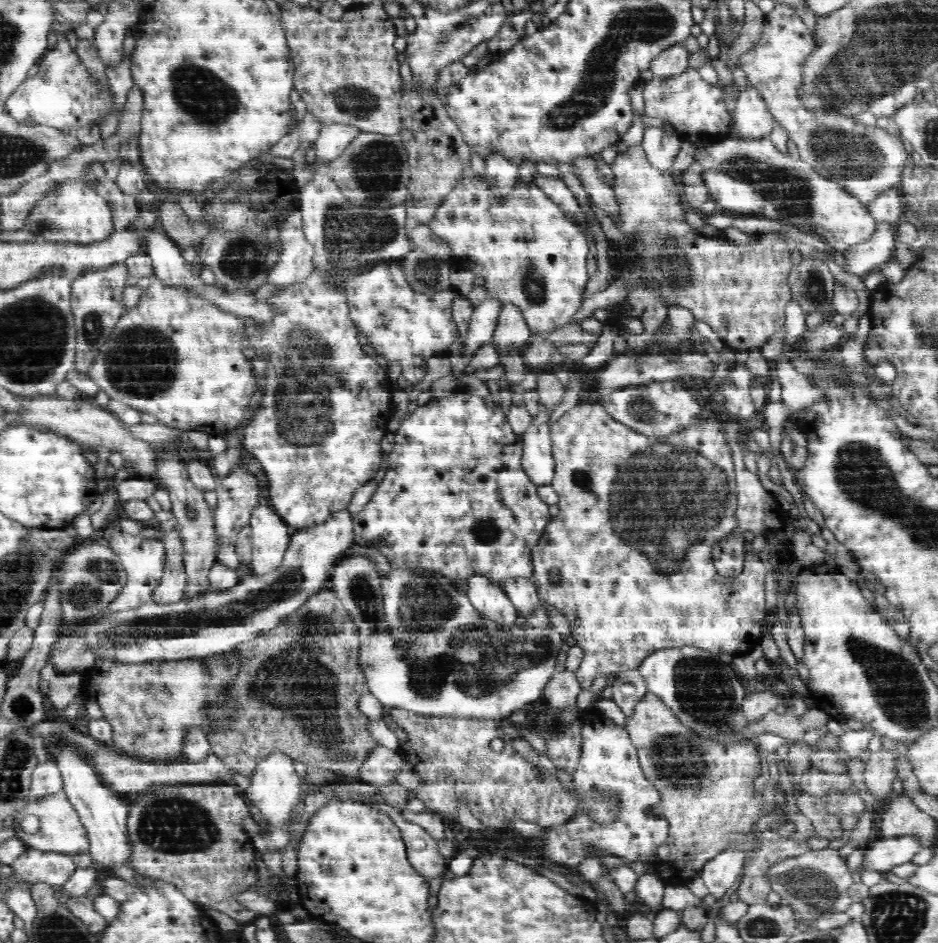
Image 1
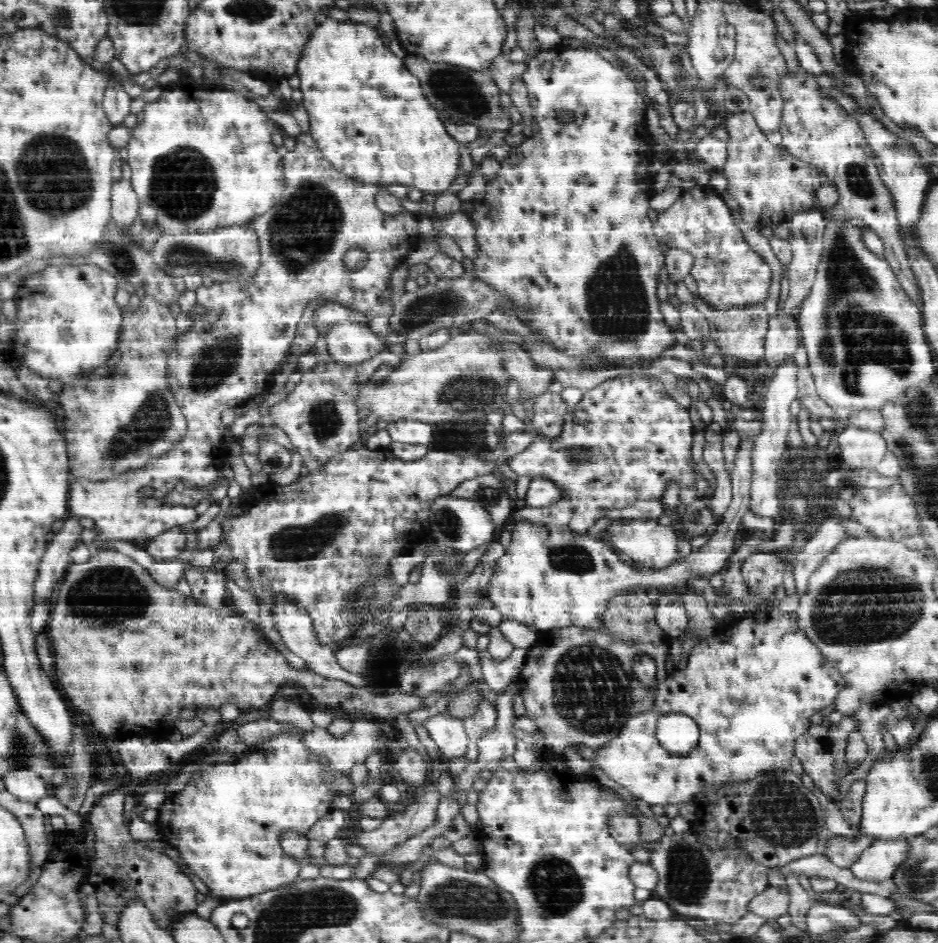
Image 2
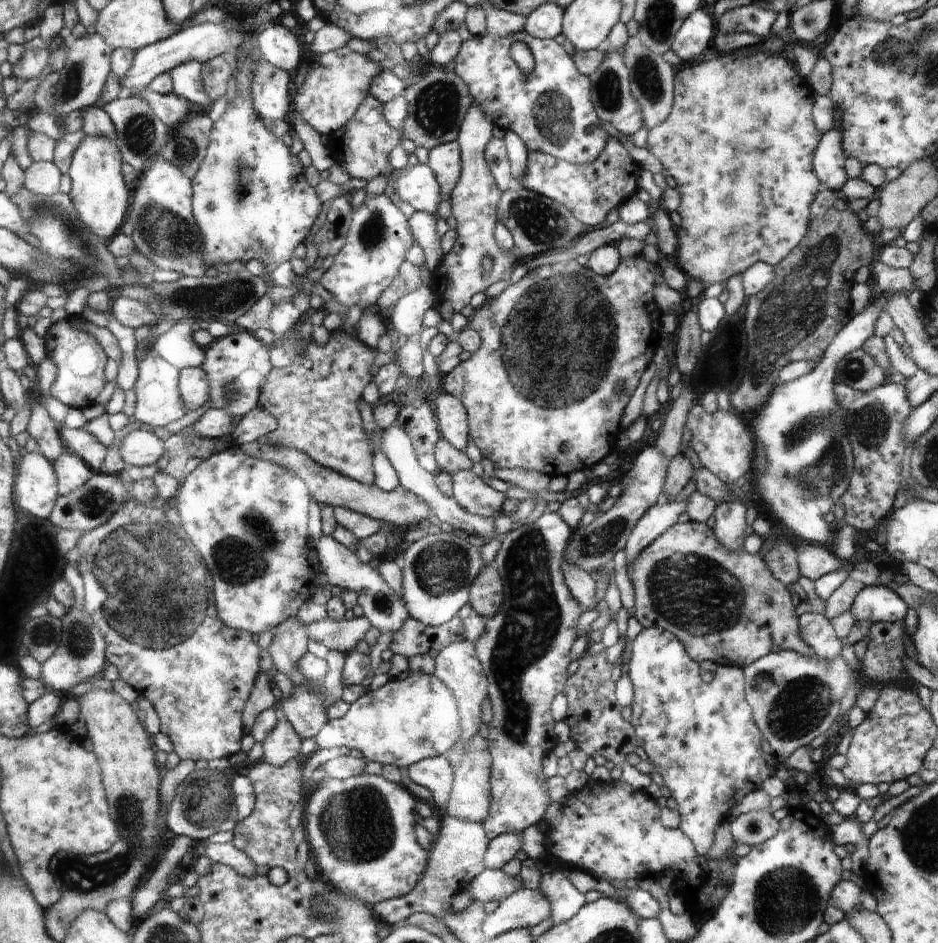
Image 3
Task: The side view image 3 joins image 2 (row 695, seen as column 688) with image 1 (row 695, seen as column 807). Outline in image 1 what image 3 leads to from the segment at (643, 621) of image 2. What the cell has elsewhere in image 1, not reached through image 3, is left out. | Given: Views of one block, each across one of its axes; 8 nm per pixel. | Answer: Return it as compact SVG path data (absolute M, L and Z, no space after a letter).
M648 691L635 706L632 717L628 719L630 725L630 739L637 749L640 767L644 775L651 781L661 796L657 806L664 818L669 820L669 835L663 846L658 848L656 856L656 876L665 885L687 885L692 879L701 874L704 864L713 859L716 854L733 845L746 849L745 874L742 884L737 889L740 900L749 905L764 904L768 894L772 892L768 883L769 868L781 860L803 855L810 852L811 848L804 837L793 833L791 837L784 838L777 831L764 830L755 832L753 827L764 816L764 801L762 795L757 795L753 787L754 778L762 774L760 769L760 755L755 746L748 741L745 743L715 743L707 742L698 737L692 730L684 727L676 715L661 702L660 698Z

